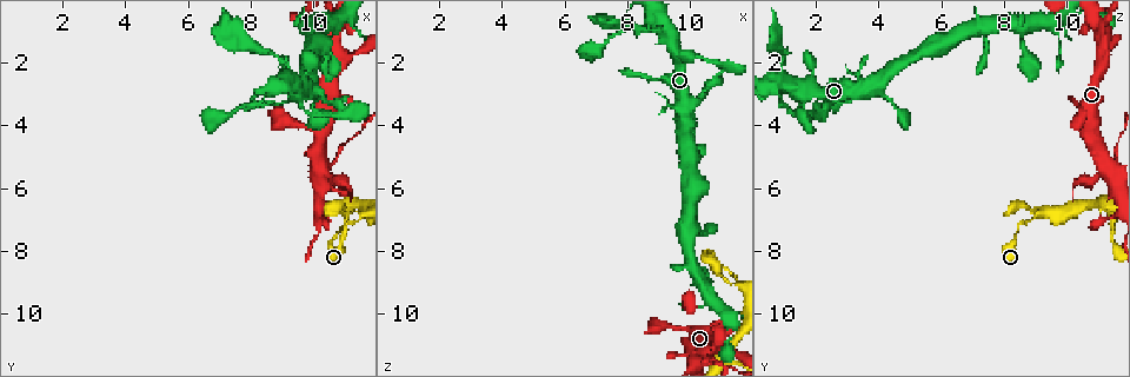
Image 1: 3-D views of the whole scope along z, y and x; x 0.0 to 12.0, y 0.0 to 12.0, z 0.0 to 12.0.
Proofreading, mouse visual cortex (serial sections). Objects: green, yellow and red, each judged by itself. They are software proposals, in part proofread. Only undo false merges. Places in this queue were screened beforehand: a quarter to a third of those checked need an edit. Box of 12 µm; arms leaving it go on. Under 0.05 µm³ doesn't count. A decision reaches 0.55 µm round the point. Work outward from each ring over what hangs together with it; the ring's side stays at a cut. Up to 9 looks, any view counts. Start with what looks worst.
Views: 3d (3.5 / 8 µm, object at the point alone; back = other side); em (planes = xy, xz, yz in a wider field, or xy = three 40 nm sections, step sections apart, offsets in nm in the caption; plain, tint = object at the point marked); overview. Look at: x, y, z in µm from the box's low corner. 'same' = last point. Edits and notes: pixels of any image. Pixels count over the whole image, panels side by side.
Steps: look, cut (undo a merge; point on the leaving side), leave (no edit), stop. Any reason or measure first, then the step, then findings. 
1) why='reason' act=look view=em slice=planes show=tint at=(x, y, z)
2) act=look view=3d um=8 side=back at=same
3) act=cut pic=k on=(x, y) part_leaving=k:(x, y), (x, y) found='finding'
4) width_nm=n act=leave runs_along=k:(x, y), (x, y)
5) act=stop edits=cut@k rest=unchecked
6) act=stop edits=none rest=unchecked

why='side arm on a straight run' act=look view=3d um=3.5 at=(11.2, 6.7, 9.1)

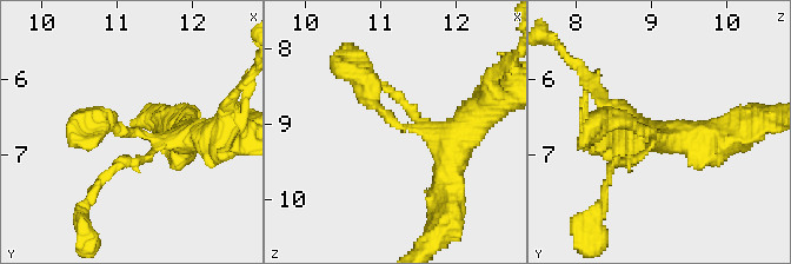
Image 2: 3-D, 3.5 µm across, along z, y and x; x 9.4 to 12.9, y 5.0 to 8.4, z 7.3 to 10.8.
arms=3 arm_widths_nm=150,250,450 why='need the tissue' act=look view=em slice=xy step=1 show=tint at=(11.30, 6.70, 9.05)

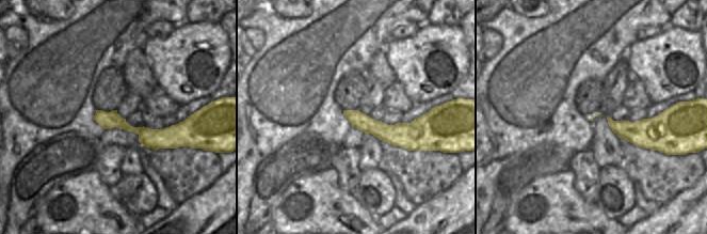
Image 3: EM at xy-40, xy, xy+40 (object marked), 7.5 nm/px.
act=leave runs_along=2:(617, 160), (656, 131), (602, 124) found='continuous, no second cell'

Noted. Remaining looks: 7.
why='abrupt turn' act=look view=3d um=8 at=(10.3, 5.8, 11.4)

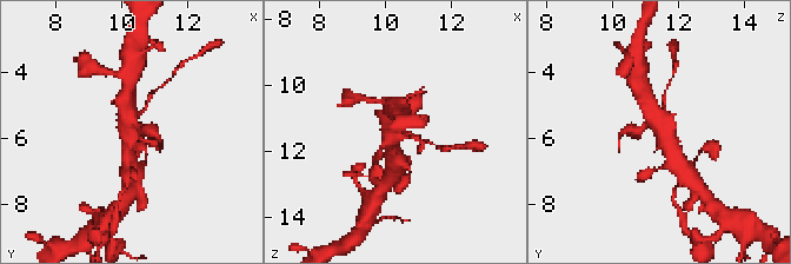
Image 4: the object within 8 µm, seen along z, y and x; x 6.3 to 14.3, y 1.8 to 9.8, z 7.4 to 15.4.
act=look view=3d um=3.5 side=back at=(10.5, 5.9, 11.4)

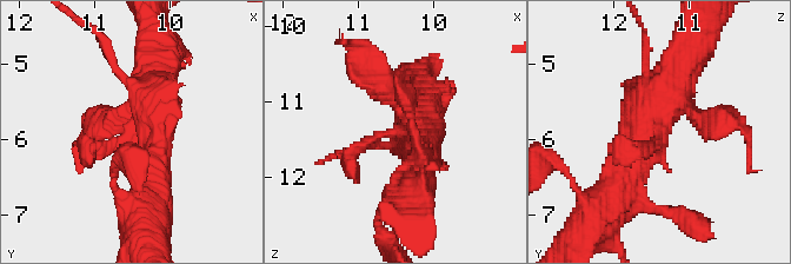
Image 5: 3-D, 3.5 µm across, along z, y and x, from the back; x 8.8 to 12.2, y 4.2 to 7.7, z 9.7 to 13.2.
arms=4 arm_widths_nm=200,200,400,500 why='now the EM' act=look view=em slice=xy step=1 show=tint at=(10.40, 5.90, 11.40)

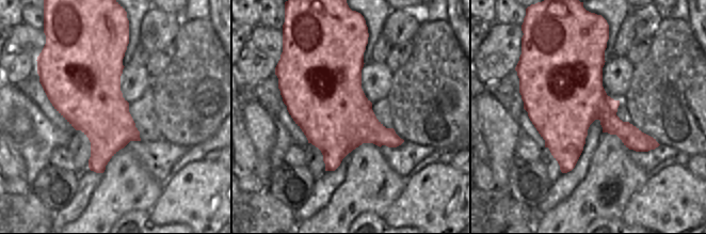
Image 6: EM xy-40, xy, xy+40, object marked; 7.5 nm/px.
width_nm=600 act=leave runs_along=5:(161, 65), (154, 116), (85, 152) found='all the same cell'

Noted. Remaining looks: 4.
why='small branch off a trunk' act=look view=3d um=3.5 at=(9.3, 2.4, 0.9)

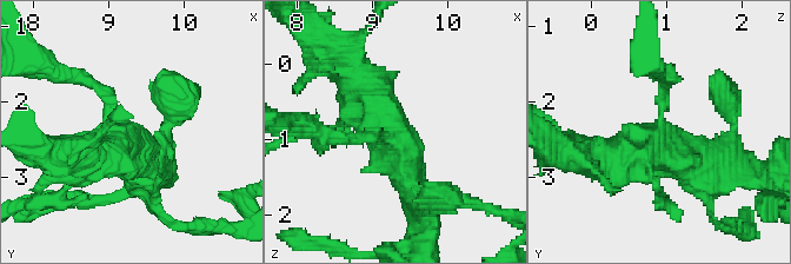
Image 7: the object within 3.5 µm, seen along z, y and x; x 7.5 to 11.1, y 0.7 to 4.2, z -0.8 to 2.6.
arms=4 arm_widths_nm=150,150,400,500 why='shape alone is not enough' act=look view=em slice=xy step=1 show=tint at=(9.25, 2.40, 0.95)

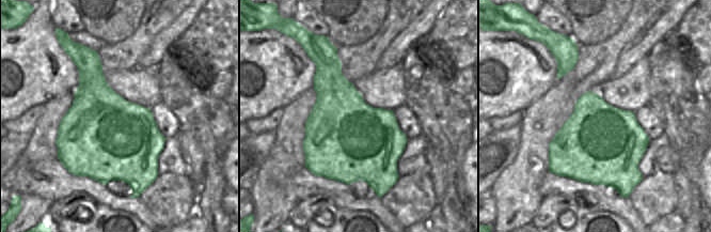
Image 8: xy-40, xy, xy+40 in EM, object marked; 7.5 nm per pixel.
width_nm=600 act=leave runs_along=7:(423, 204), (391, 134), (369, 117), (333, 129) found='continuous, no second cell'

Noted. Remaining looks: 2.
act=stop edits=none rest=unchecked

